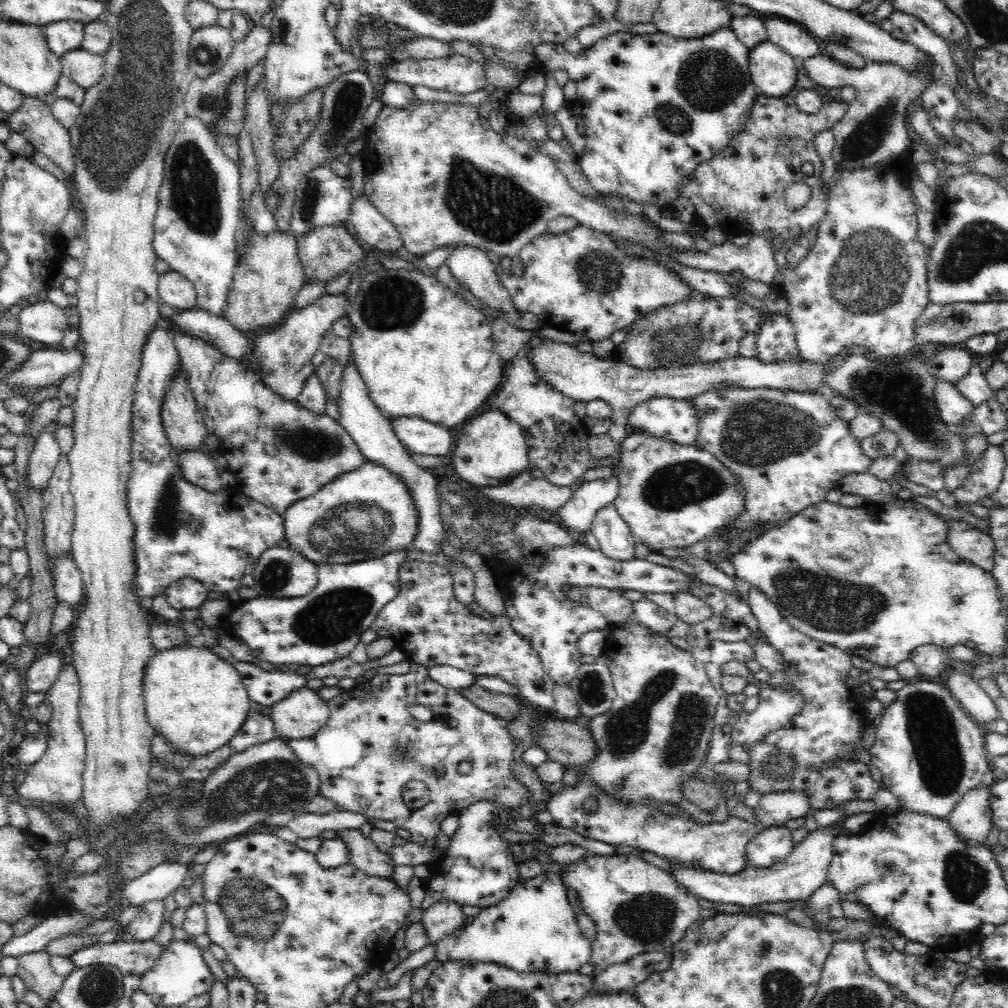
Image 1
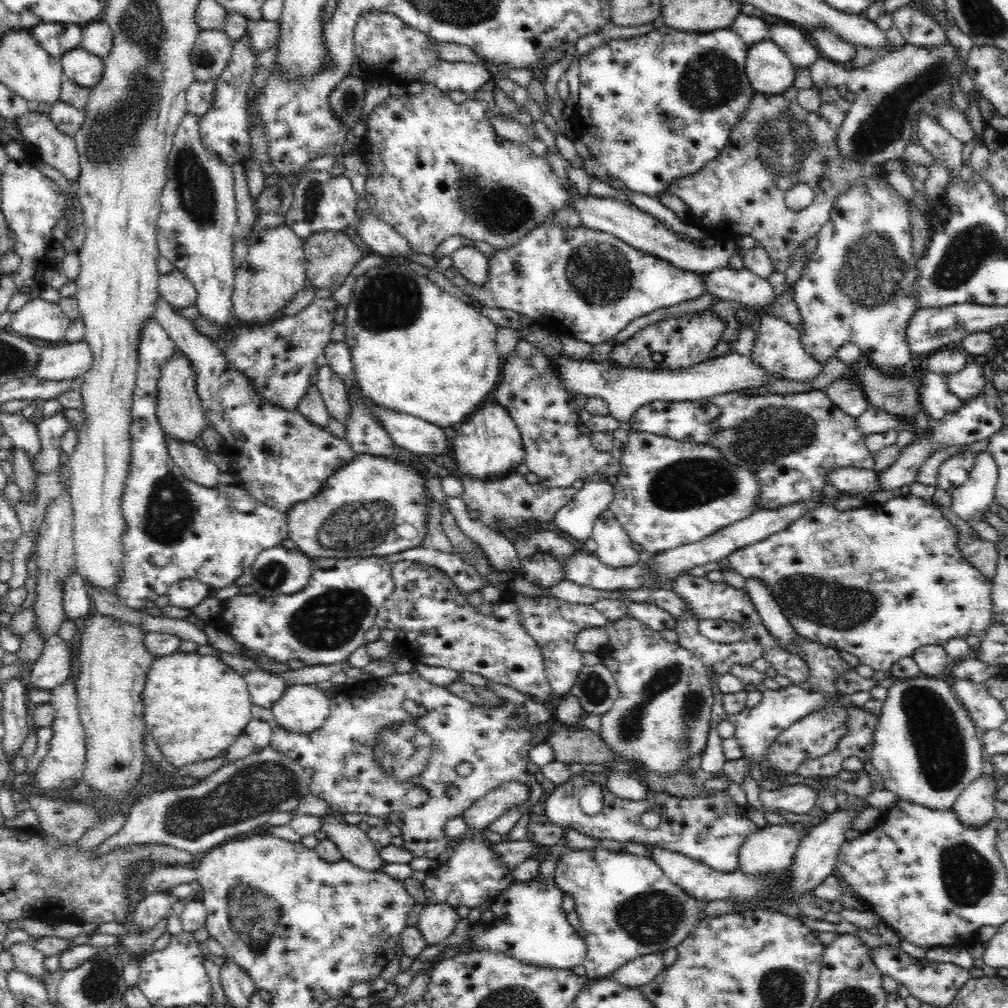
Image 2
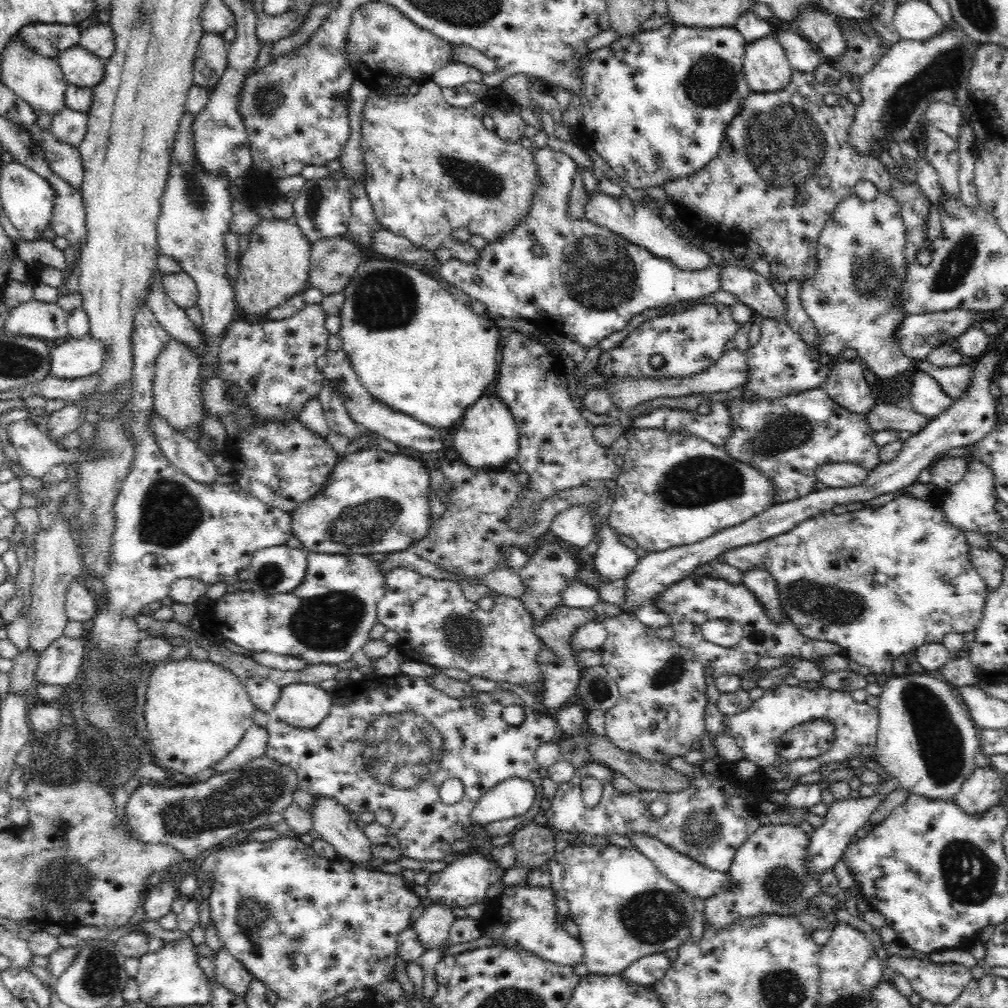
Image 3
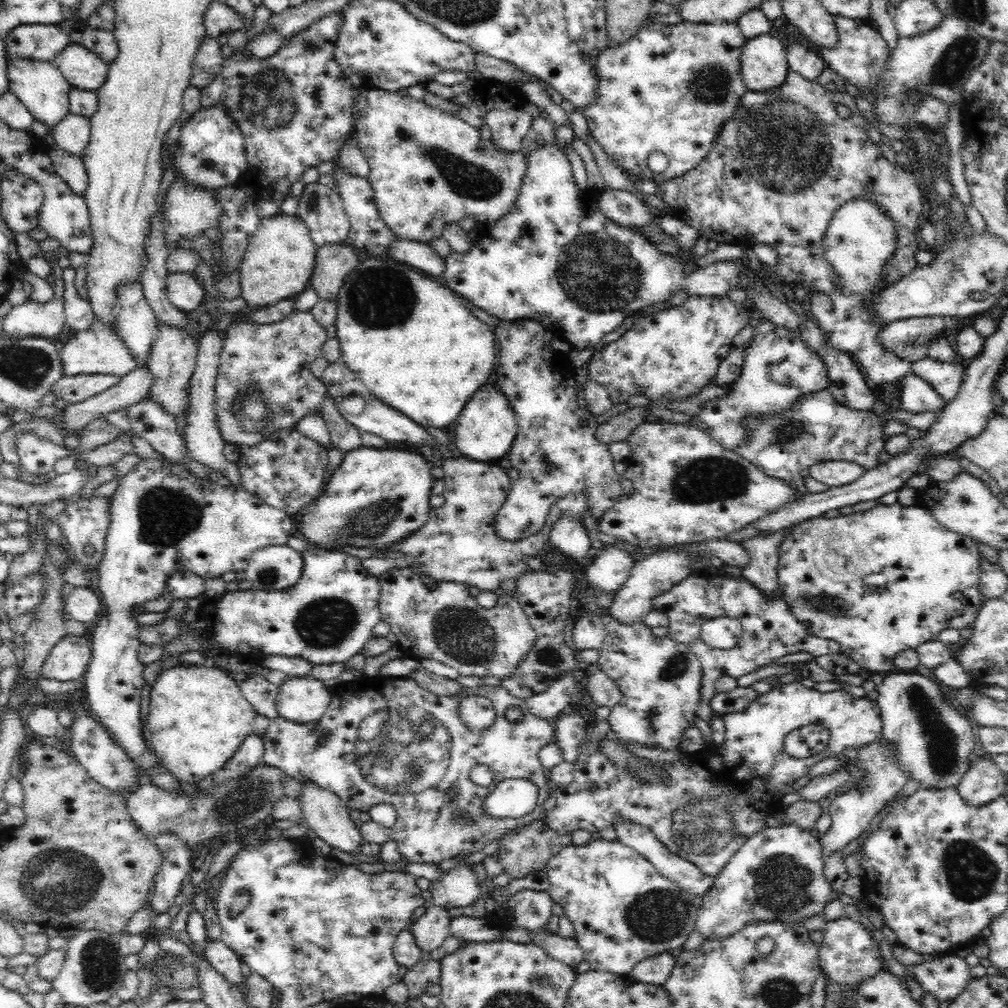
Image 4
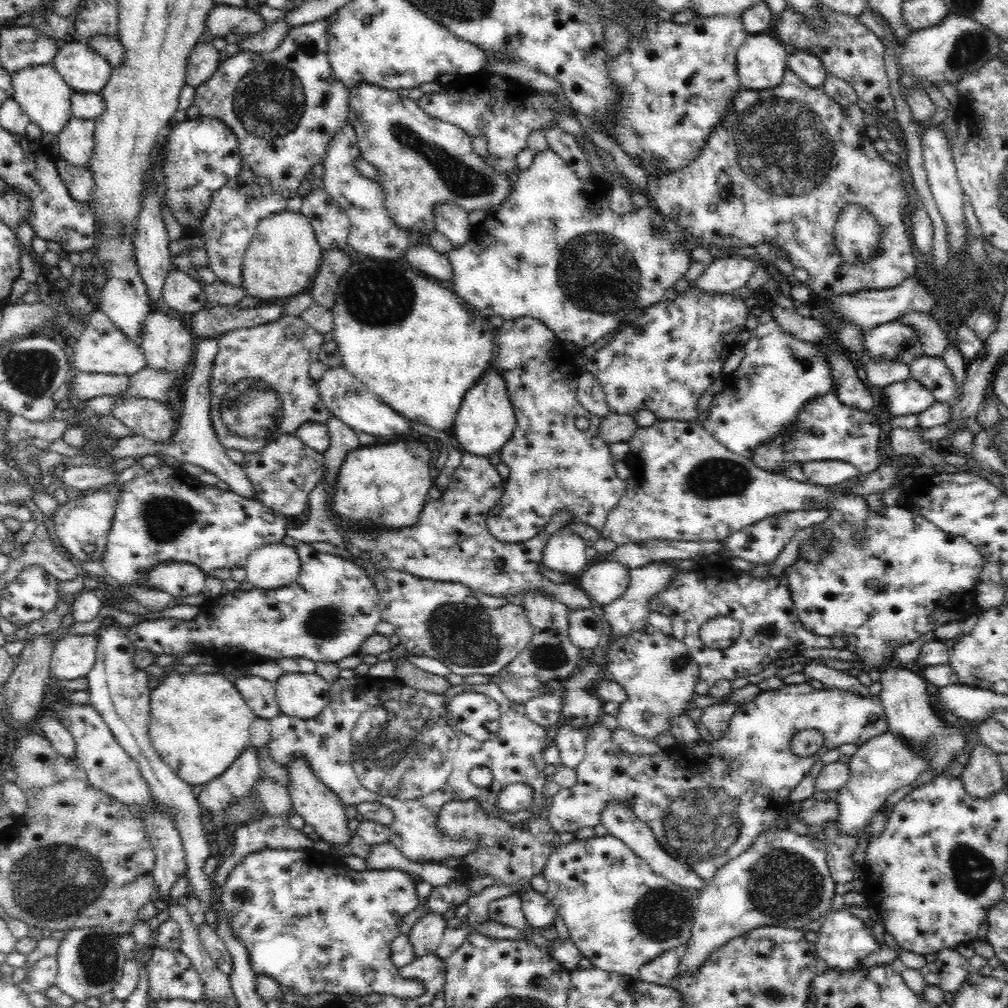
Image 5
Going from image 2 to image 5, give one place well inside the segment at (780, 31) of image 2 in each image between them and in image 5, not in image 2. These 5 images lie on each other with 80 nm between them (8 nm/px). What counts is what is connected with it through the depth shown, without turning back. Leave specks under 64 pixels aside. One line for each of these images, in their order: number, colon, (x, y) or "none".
3: (801, 56)
4: (801, 59)
5: (810, 70)

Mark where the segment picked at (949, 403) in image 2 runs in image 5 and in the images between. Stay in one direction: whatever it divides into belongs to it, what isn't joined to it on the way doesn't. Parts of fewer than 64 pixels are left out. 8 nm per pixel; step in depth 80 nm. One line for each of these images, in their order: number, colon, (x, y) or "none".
3: (926, 397)
4: (915, 394)
5: (909, 397)

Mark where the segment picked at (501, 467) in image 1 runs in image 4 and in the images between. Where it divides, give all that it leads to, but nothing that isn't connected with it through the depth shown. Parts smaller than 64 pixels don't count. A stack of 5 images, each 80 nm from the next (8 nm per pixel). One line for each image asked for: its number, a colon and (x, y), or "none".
2: (488, 445)
3: (487, 437)
4: (486, 427)

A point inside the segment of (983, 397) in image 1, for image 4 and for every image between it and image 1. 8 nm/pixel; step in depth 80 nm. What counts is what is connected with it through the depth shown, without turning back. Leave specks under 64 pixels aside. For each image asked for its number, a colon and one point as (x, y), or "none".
2: (965, 383)
3: (953, 380)
4: (945, 378)

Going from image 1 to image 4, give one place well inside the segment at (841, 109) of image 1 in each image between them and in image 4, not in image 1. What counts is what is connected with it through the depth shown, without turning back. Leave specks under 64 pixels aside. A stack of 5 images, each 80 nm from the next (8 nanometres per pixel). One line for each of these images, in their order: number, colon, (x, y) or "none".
2: (776, 144)
3: (763, 186)
4: (779, 168)

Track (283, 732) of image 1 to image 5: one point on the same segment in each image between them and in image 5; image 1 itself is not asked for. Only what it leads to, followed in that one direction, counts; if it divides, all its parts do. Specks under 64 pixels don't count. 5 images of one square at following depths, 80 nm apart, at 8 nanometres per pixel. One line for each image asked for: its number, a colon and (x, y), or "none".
2: (302, 709)
3: (303, 706)
4: (300, 699)
5: (301, 695)

